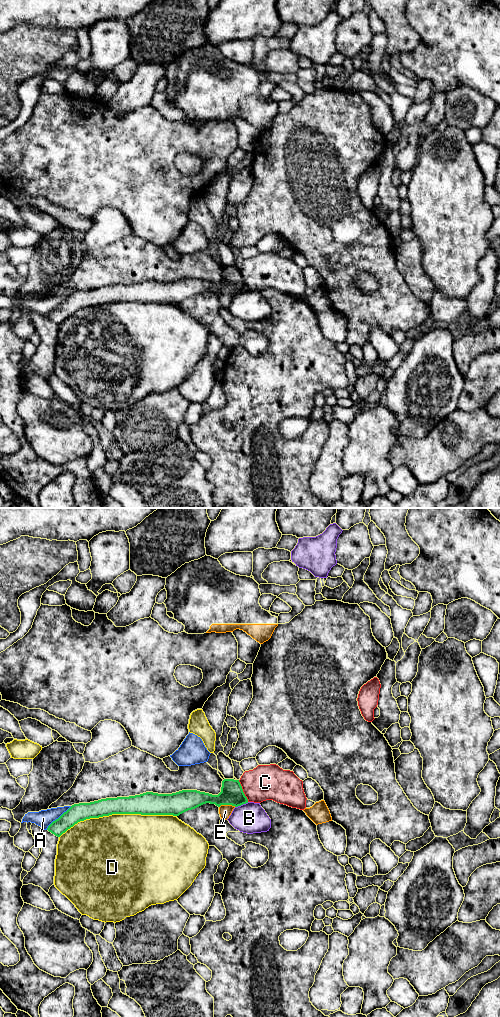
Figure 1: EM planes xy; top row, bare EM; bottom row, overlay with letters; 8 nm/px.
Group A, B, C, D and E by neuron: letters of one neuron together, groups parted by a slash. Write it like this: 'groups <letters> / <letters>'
groups A / B / C / D / E

